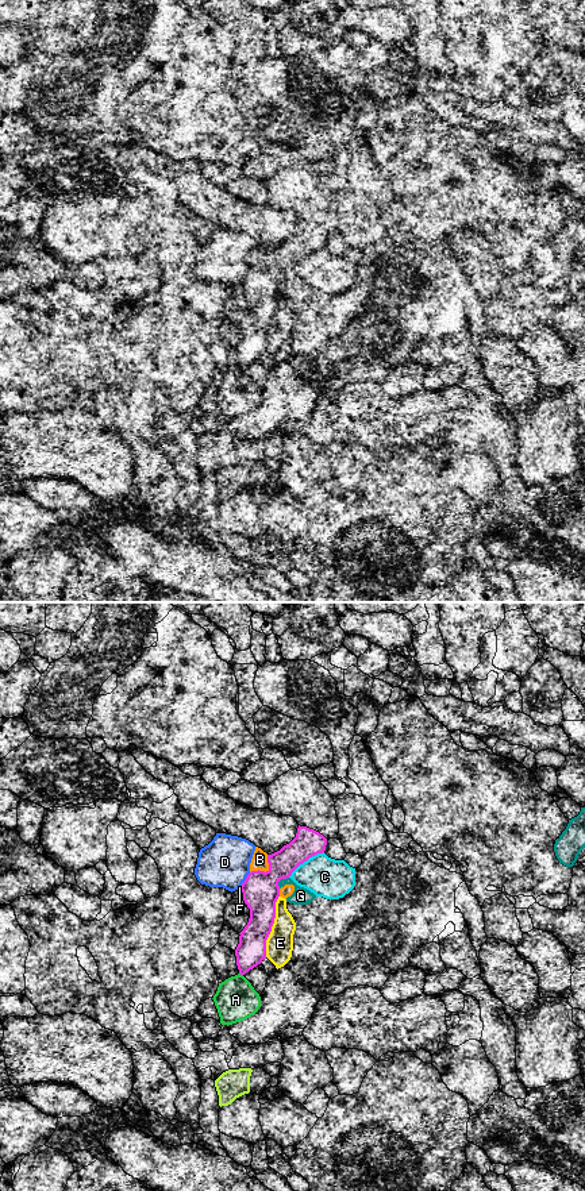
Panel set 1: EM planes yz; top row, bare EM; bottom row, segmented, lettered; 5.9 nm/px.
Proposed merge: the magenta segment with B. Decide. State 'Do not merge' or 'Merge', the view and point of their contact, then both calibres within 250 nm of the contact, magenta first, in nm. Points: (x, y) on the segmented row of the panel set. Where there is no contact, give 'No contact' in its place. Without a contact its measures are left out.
Do not merge. Touches magenta at yz (264, 871). Thickness 220 nm (magenta) against 100 nm

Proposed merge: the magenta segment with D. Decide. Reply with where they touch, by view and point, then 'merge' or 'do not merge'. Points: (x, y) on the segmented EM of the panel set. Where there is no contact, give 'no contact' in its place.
yz (246, 879) | do not merge

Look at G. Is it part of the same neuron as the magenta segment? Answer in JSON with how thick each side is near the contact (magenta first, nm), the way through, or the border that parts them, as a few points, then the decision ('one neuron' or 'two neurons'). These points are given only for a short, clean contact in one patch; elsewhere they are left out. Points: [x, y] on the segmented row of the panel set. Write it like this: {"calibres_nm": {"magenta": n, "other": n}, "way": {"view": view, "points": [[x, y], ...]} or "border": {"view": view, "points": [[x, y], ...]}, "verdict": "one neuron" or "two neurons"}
{"calibres_nm": {"magenta": 220, "other": 100}, "verdict": "two neurons"}

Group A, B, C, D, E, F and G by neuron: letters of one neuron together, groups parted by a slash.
A / B G / C / D / E / F

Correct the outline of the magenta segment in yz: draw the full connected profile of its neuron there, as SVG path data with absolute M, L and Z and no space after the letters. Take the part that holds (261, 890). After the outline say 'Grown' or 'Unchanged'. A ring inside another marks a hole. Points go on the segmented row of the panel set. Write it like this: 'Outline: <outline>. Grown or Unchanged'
Outline: M307 826L297 828L296 837L280 851L268 855L269 870L251 871L242 883L243 901L250 909L250 918L245 929L239 933L239 944L235 949L236 965L240 975L245 975L266 959L266 940L272 932L276 918L276 902L280 897L278 882L286 879L292 872L309 857L326 851L327 839L319 832Z. Unchanged

